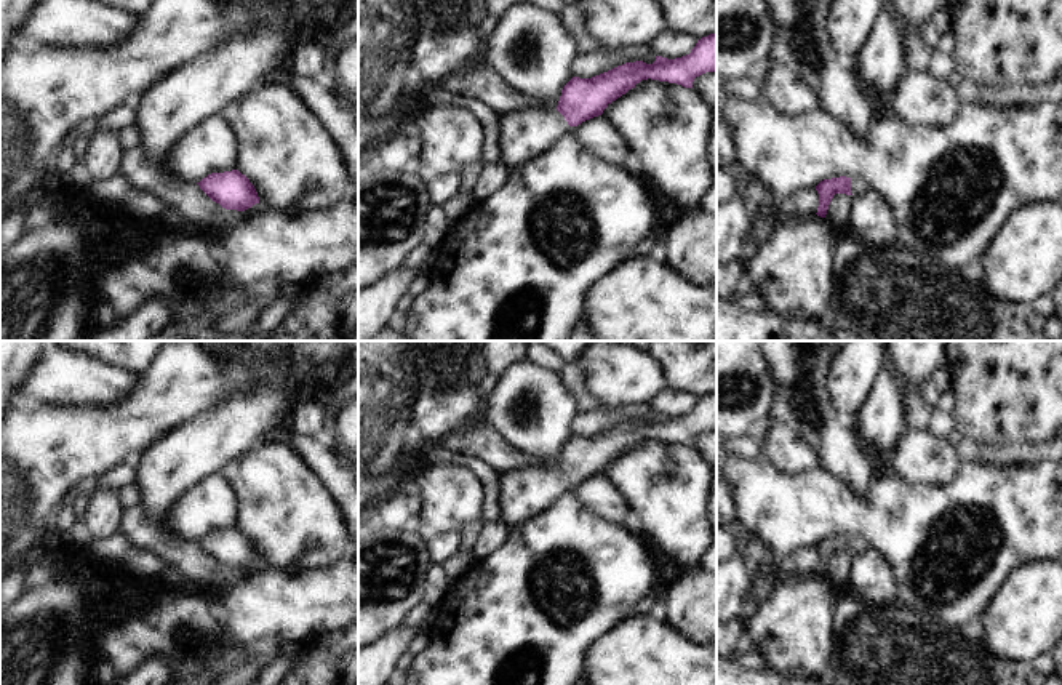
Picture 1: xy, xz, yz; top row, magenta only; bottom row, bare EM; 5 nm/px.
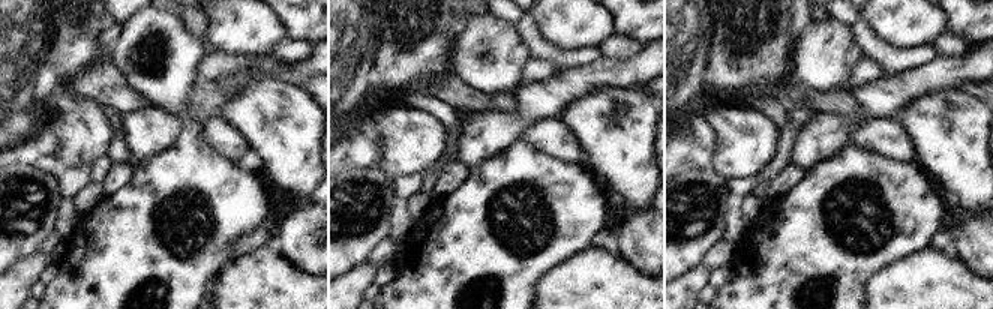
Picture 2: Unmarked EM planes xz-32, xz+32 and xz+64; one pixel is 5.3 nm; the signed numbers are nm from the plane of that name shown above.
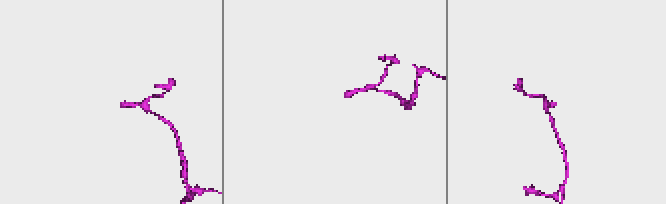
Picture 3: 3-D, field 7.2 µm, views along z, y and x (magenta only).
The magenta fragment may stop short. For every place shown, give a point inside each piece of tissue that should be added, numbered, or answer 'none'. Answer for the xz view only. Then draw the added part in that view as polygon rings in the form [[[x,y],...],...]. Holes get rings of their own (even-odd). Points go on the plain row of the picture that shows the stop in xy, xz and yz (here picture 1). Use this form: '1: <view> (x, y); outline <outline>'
1: xz (523, 493); outline [[[528,466],[499,472],[499,522],[512,527],[542,514],[565,493],[568,485],[558,469]]]

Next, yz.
1: yz (858, 544); outline [[[851,536],[851,552],[857,555],[870,546],[868,539]]]

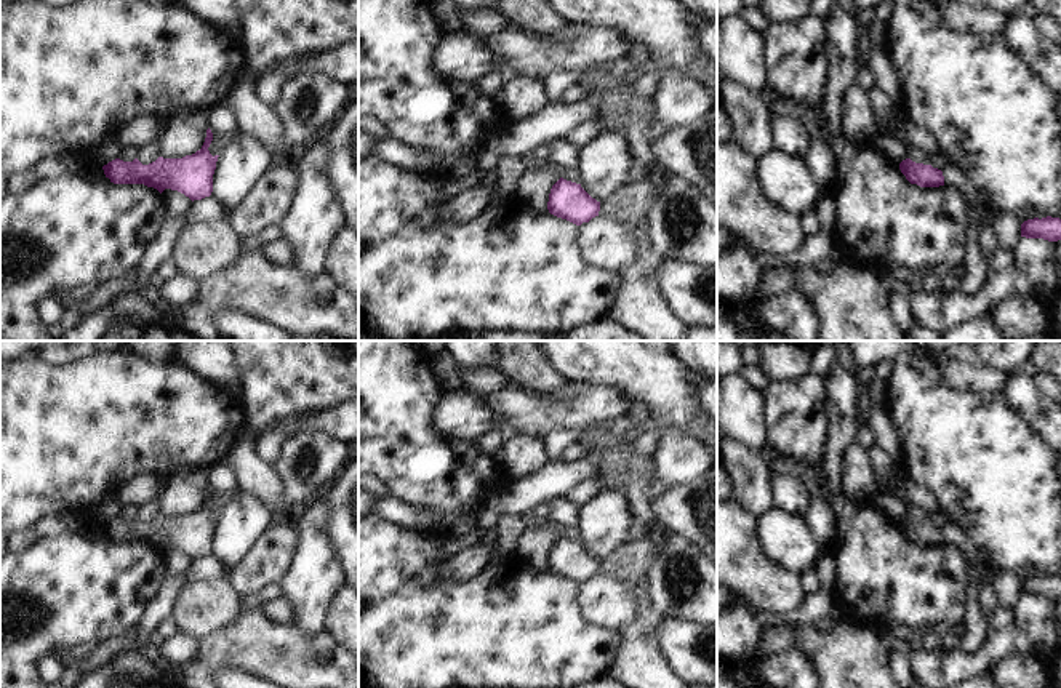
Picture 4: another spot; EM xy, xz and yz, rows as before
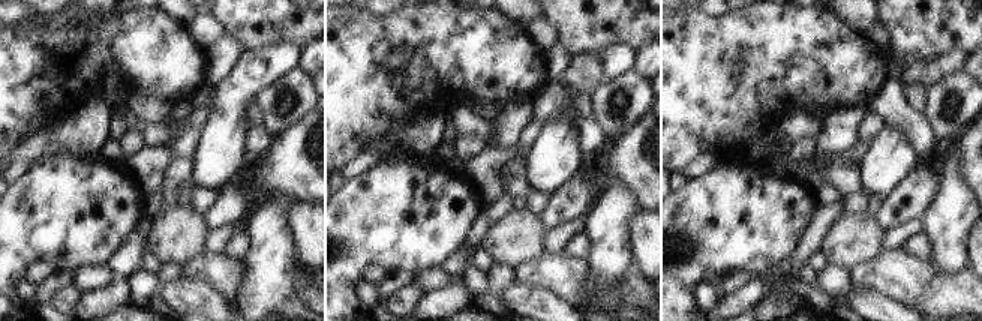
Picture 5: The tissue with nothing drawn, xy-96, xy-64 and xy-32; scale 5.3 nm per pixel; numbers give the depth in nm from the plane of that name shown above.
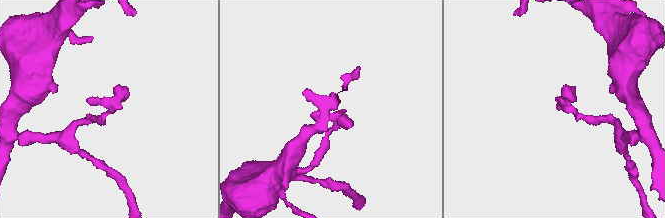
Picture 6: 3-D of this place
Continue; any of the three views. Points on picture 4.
none

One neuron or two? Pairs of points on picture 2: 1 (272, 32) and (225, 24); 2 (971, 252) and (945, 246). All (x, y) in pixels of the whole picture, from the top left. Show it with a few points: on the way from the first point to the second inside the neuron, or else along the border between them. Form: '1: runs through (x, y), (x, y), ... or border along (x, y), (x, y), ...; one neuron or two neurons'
1: runs through (260, 30), (237, 24); one neuron
2: border along (954, 231), (954, 249), (950, 254); two neurons

